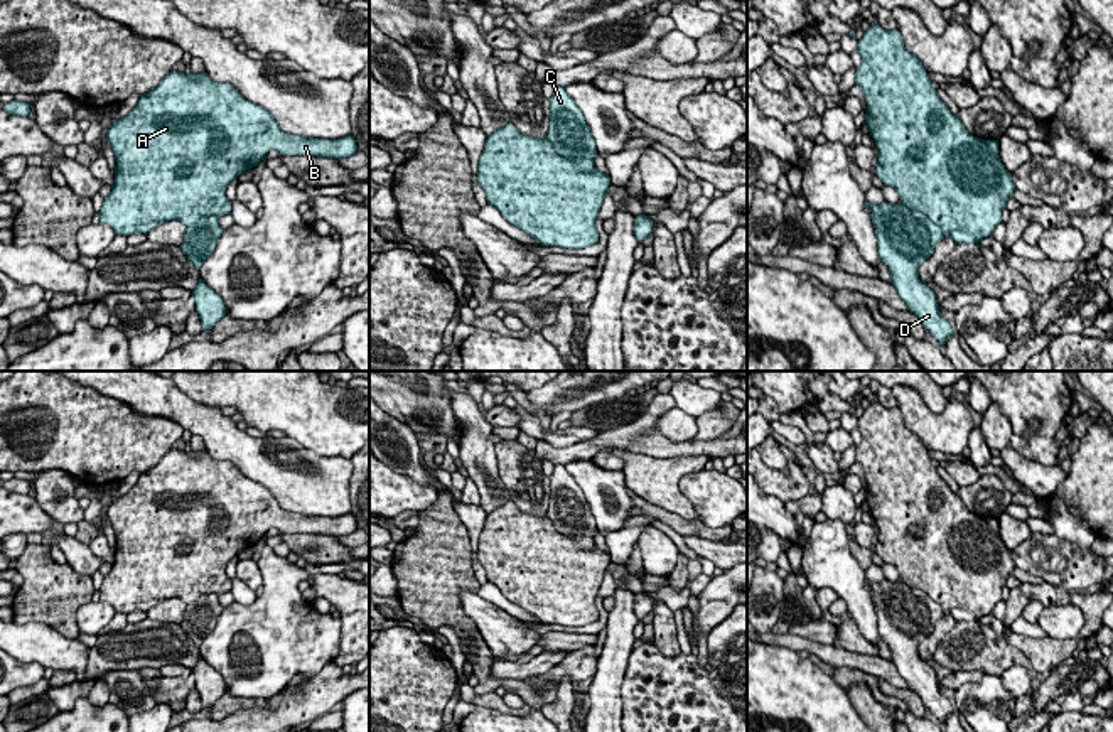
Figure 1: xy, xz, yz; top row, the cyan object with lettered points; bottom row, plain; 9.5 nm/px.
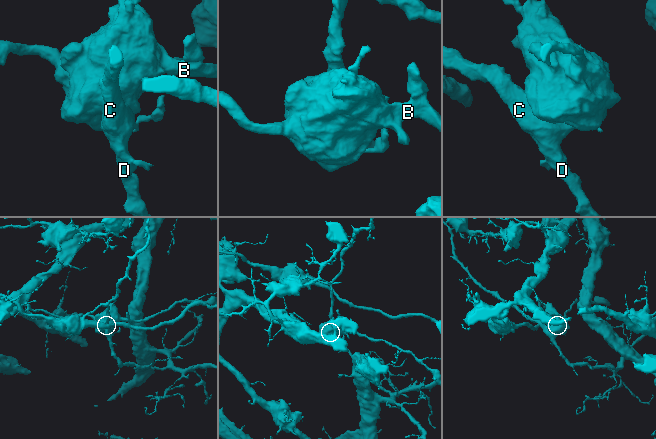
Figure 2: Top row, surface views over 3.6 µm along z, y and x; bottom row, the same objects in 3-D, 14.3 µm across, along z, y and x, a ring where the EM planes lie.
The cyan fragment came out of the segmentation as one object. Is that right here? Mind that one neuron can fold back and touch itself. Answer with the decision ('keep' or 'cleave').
cleave

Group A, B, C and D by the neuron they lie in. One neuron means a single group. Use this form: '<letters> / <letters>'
A B / C D

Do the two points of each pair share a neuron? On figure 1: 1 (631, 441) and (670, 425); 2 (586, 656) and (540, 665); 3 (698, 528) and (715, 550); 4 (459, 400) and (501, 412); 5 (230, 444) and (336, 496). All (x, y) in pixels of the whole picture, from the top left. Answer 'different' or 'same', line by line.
1: different
2: different
3: different
4: different
5: same

